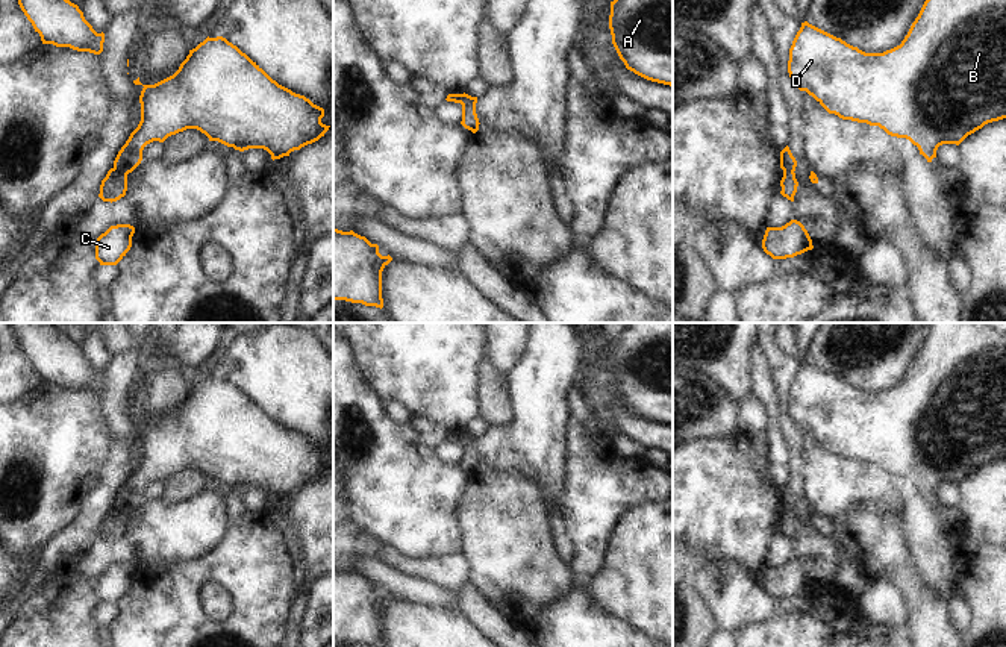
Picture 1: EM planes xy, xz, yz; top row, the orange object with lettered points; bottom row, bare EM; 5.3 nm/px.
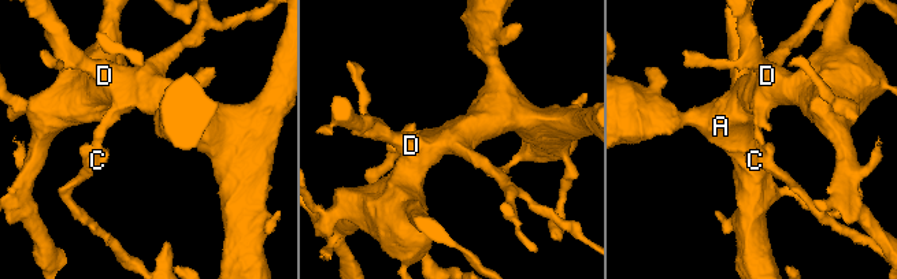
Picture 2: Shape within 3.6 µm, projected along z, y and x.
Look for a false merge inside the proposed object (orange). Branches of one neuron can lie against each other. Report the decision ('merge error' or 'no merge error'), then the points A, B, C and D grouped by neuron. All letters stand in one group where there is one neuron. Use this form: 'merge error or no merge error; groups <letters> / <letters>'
merge error; groups A B D / C

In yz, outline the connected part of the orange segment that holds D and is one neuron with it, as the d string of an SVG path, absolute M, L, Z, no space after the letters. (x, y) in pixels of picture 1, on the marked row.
M926 0L901 44L883 53L865 53L804 21L789 48L788 73L829 114L906 138L932 162L939 145L959 145L985 124L1006 118L1006 0Z

